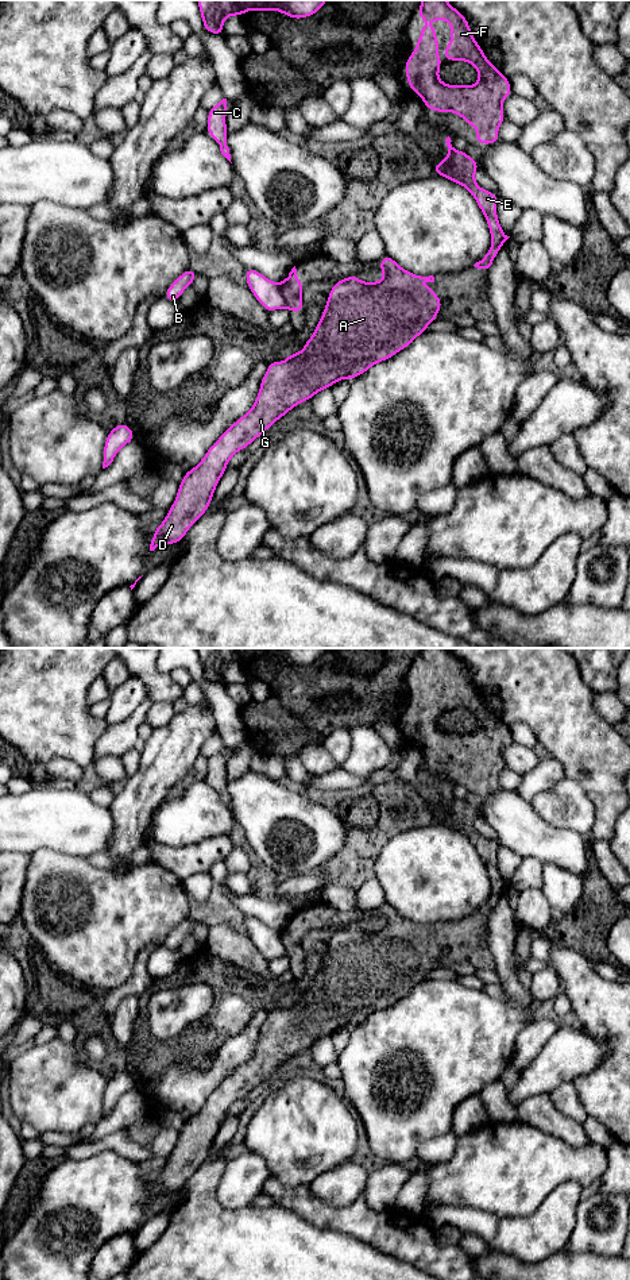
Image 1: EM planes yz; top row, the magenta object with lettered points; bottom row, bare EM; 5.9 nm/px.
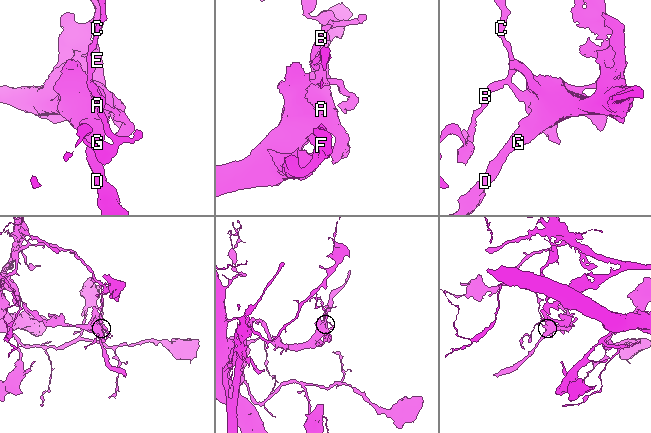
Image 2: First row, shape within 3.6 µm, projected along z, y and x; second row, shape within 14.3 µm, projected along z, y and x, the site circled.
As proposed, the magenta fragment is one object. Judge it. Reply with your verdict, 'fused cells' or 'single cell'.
fused cells

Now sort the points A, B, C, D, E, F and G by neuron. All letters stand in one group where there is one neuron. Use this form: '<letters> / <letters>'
A D E F G / B C

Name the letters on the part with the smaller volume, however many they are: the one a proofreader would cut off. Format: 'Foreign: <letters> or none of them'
Foreign: A, D, E, F, G

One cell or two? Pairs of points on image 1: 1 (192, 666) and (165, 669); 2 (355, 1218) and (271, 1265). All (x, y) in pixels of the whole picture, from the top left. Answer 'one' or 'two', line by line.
1: one
2: two

